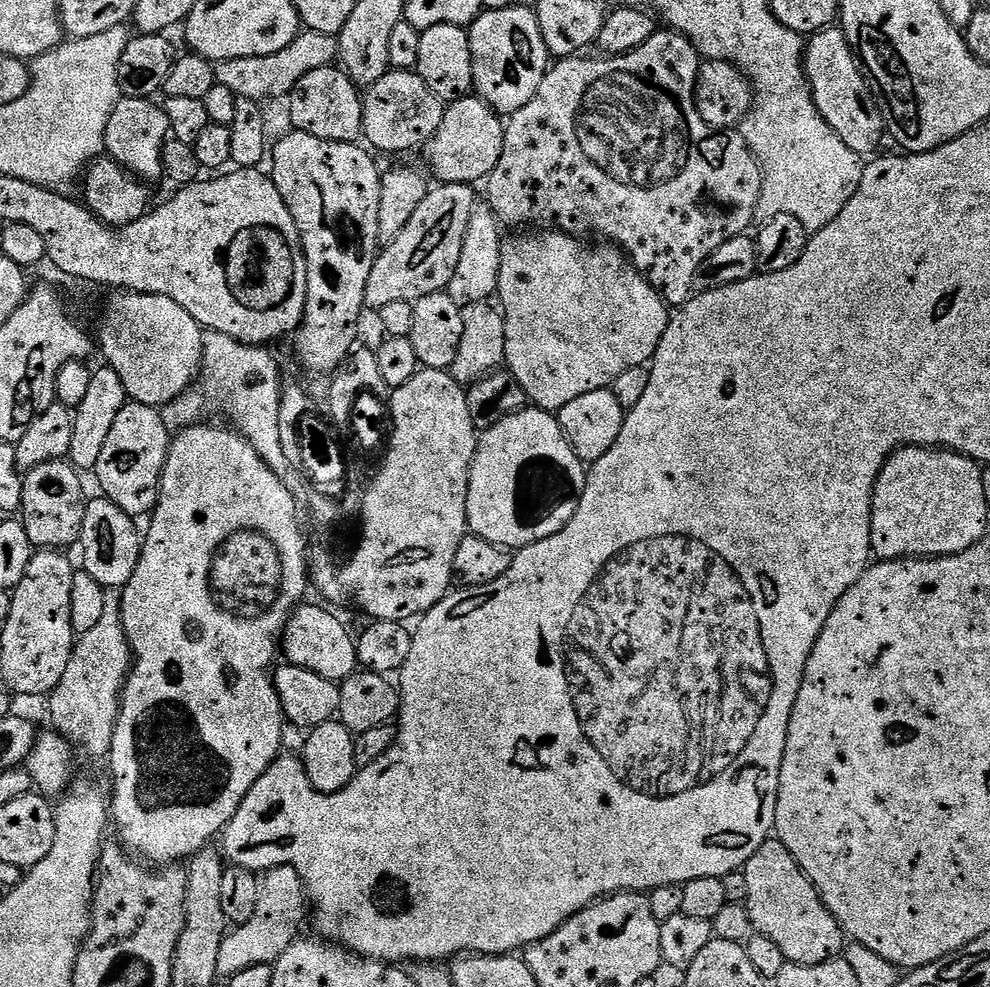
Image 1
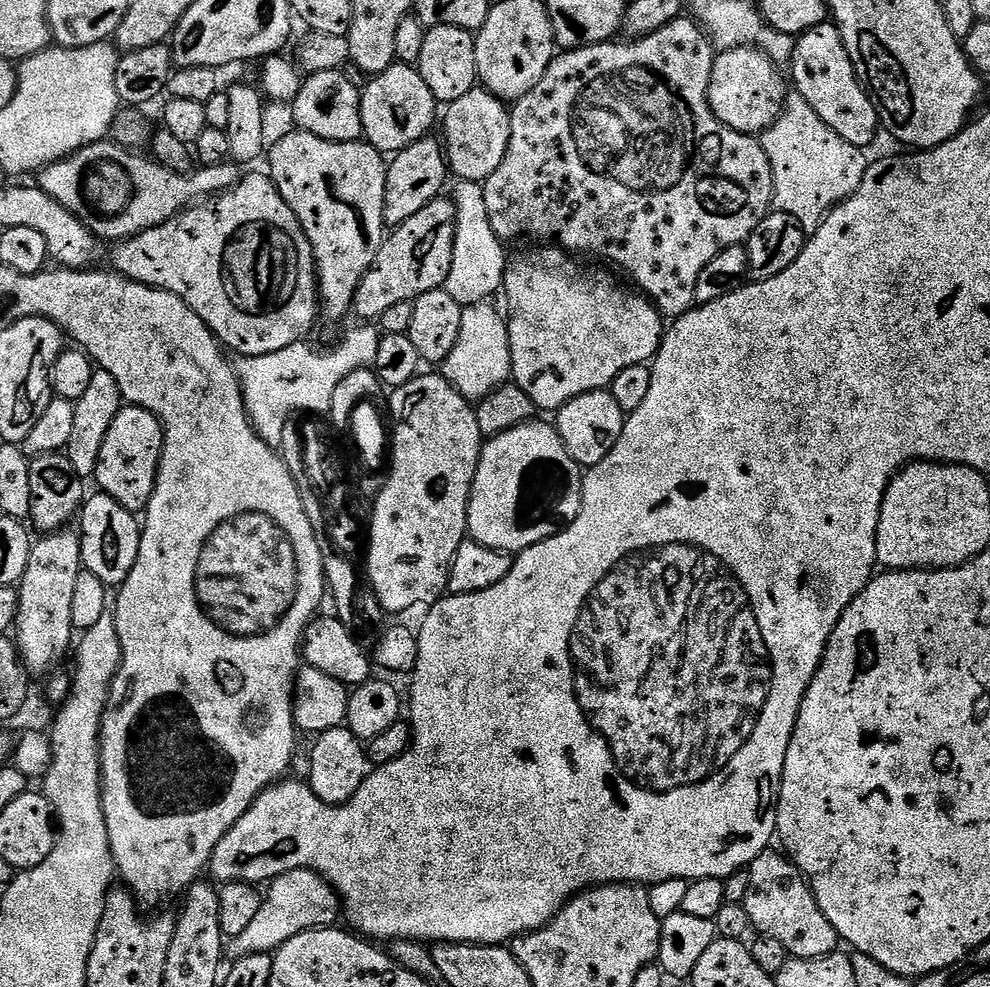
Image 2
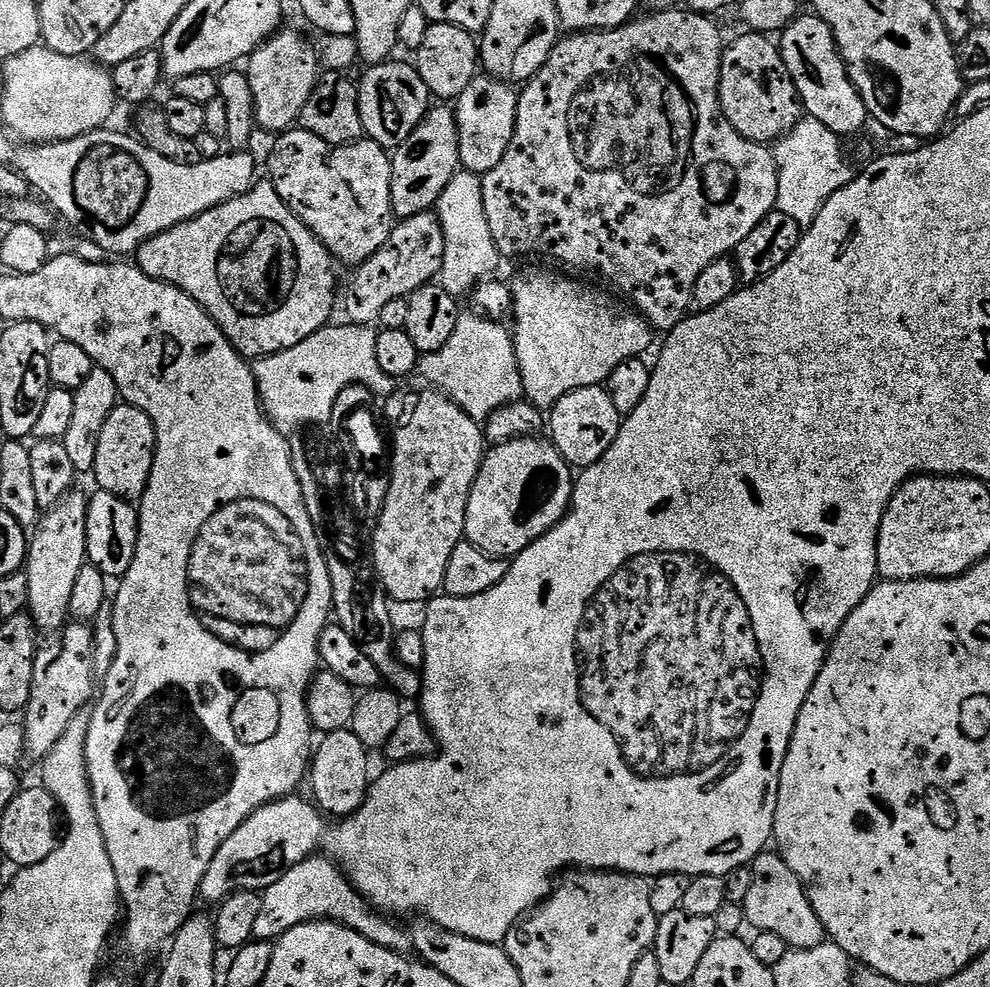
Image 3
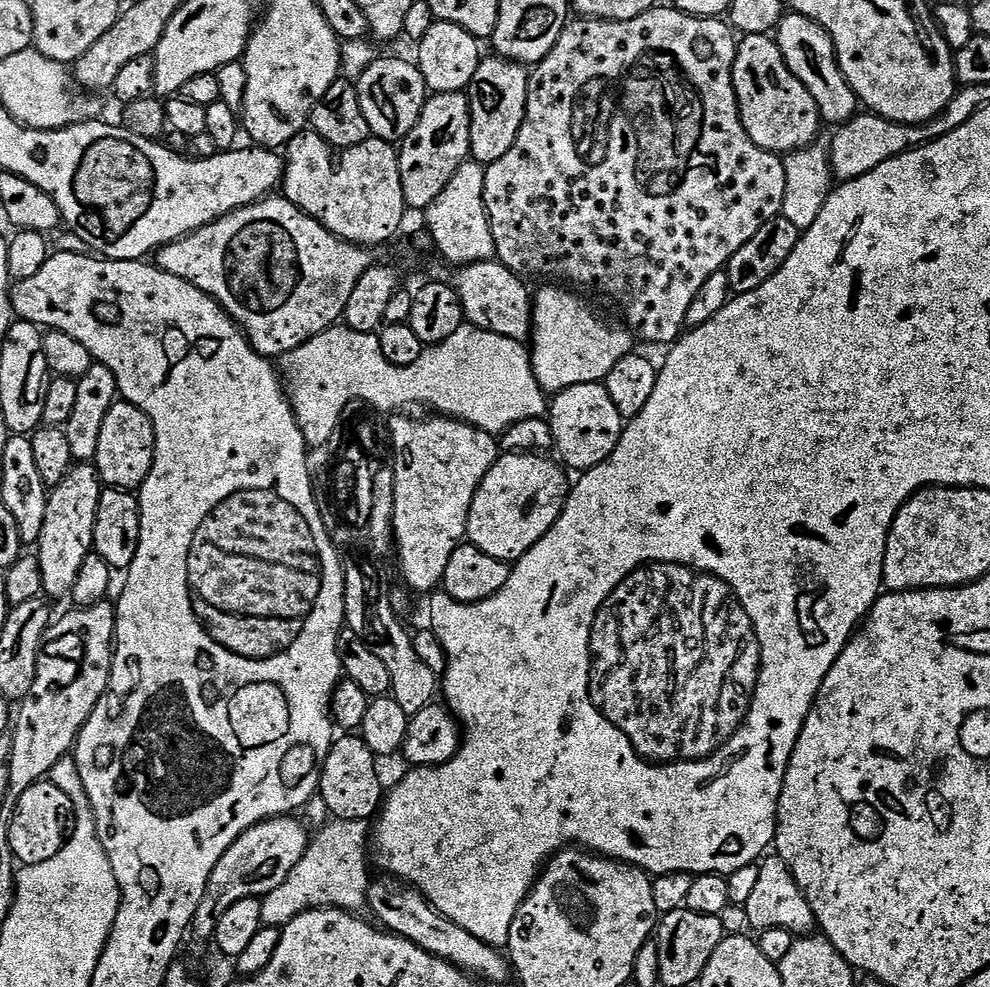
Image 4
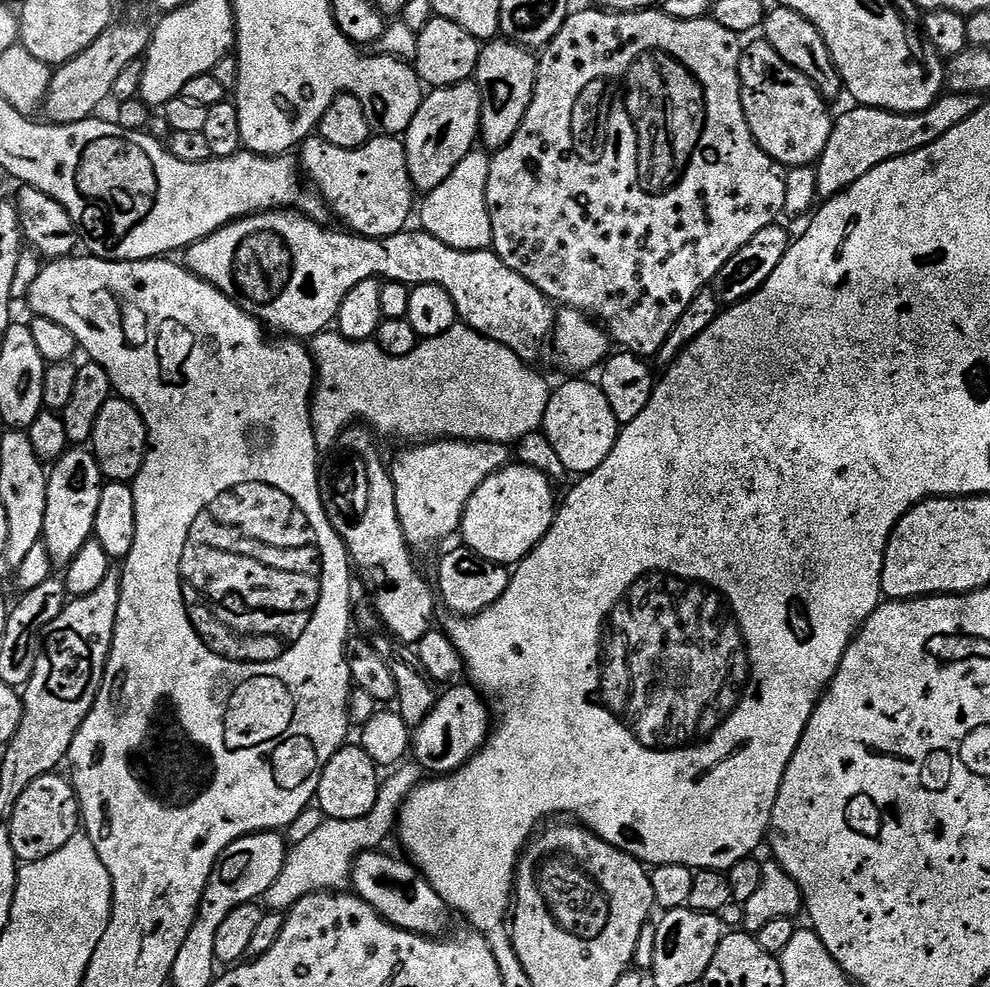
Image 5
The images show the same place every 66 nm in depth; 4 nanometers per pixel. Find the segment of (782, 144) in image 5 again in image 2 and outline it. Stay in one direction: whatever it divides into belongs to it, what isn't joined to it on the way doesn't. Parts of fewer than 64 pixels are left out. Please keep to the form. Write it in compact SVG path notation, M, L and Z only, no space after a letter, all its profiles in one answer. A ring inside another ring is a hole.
M726 48L716 52L716 61L710 70L710 90L708 91L708 101L710 102L710 110L718 118L718 122L722 122L726 126L730 126L730 130L738 130L744 132L747 136L756 136L762 134L770 125L779 117L786 107L786 99L788 90L784 86L786 84L786 76L782 73L781 65L778 65L769 58L761 48Z

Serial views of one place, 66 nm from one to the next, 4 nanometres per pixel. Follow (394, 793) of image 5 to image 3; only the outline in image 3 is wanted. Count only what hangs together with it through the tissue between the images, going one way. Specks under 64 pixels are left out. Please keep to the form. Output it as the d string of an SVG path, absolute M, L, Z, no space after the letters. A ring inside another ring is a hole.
M324 854L308 856L298 866L286 870L278 882L263 889L260 901L262 910L258 910L258 919L254 926L254 937L257 941L275 942L294 926L313 924L316 920L331 920L341 924L362 938L370 938L374 946L397 952L400 956L412 956L415 953L414 939L407 927L399 928L387 915L379 914L360 896L360 892L344 875L344 869L335 860Z

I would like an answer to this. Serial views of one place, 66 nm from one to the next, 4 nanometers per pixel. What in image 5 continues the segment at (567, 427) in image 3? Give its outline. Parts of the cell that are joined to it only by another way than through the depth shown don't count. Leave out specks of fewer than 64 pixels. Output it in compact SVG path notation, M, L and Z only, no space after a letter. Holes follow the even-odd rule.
M588 378L568 379L572 380L549 395L542 432L569 474L587 474L606 462L620 437L621 425L616 423L614 410L610 410L610 402L606 402L606 394L602 394L599 383L592 381L591 384Z

